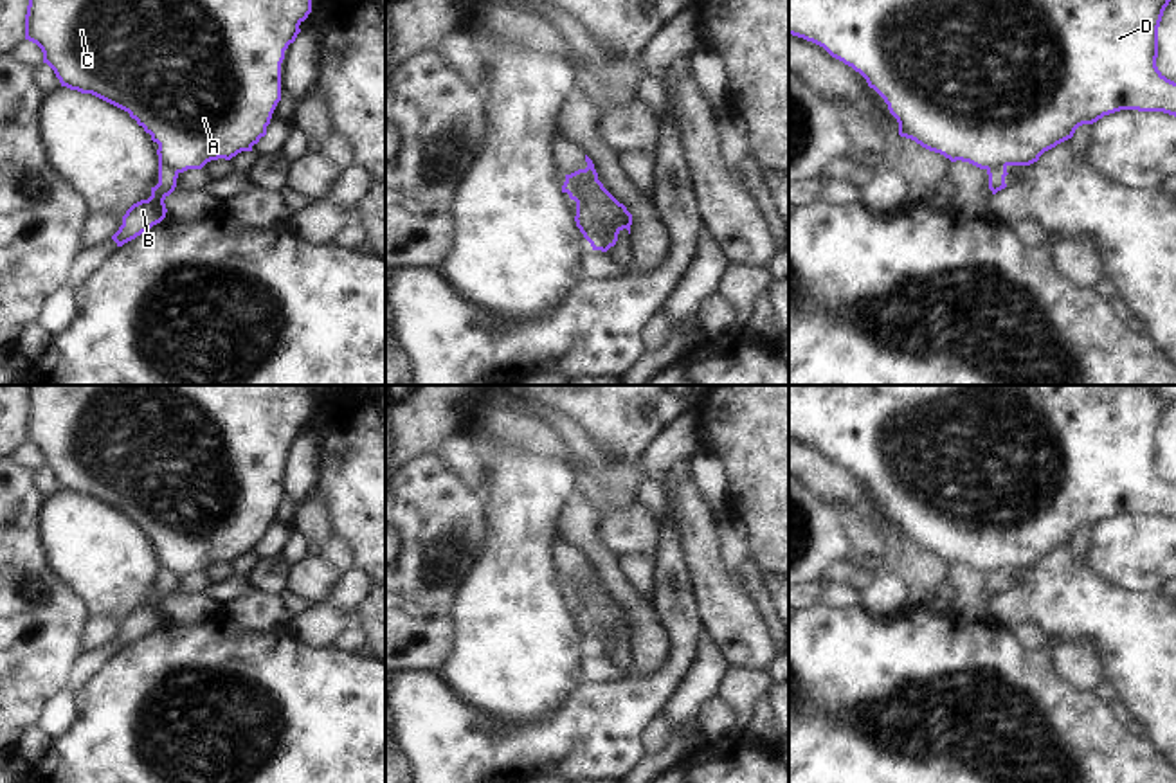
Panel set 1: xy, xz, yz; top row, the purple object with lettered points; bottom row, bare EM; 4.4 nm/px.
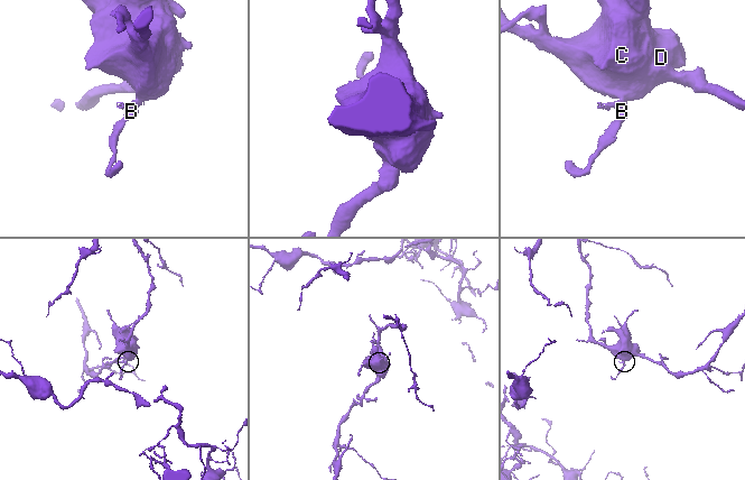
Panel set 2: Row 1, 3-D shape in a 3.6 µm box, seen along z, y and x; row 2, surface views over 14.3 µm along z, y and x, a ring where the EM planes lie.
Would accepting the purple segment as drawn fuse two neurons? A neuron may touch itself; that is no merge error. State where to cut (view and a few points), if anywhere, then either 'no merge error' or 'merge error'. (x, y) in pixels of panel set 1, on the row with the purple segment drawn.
cut in xy along (159, 162), (177, 173); merge error

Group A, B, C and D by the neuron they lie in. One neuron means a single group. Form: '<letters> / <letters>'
A C D / B

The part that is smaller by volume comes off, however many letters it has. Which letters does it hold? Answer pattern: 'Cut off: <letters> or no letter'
Cut off: B

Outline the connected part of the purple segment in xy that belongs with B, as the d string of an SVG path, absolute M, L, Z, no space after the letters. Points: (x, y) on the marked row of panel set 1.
M158 164L158 184L151 187L151 196L133 203L122 216L122 225L112 236L117 247L135 239L166 218L164 200L175 191L176 178L178 173L175 169Z

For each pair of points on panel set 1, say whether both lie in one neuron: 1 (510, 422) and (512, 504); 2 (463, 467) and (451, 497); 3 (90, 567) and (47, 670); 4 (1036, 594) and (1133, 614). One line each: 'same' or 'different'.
1: different
2: different
3: different
4: same

